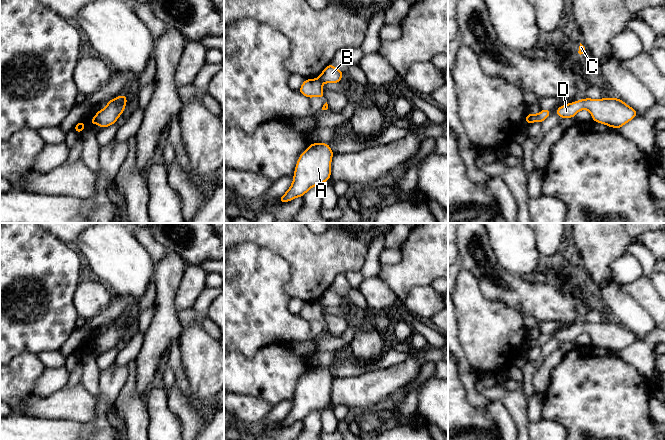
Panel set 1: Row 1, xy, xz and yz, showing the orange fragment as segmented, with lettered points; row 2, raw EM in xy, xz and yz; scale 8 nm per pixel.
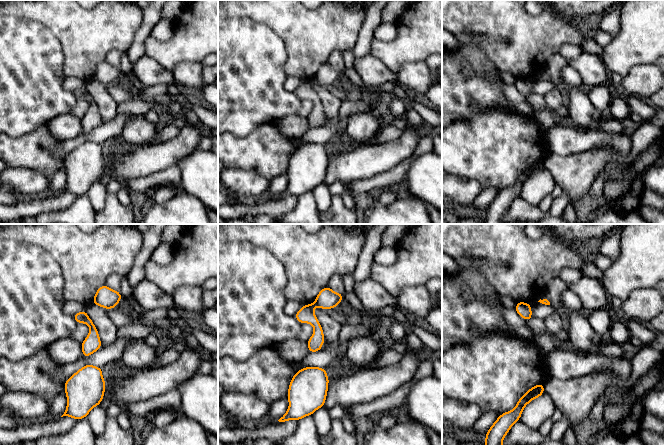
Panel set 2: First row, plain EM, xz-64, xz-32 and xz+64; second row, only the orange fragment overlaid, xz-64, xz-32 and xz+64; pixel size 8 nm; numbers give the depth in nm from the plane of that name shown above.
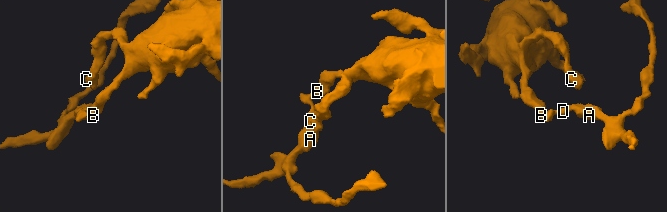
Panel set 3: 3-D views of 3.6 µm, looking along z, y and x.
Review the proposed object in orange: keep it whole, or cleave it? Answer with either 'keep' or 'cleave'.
cleave

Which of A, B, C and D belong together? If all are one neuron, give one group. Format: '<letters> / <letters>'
A D / B C

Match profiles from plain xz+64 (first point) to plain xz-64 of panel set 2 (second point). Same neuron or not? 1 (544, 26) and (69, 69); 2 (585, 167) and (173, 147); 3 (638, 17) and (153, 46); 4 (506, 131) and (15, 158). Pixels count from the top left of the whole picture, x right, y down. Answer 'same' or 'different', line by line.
1: same
2: same
3: same
4: same

